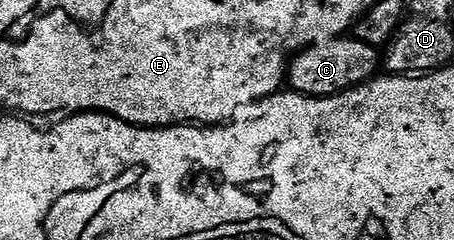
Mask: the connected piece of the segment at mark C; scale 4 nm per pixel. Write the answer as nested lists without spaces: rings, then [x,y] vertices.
[[[355,37],[325,39],[323,43],[313,43],[303,51],[291,56],[286,83],[297,96],[313,99],[331,99],[343,91],[359,89],[377,74],[376,66],[382,63],[382,55],[369,43]]]

